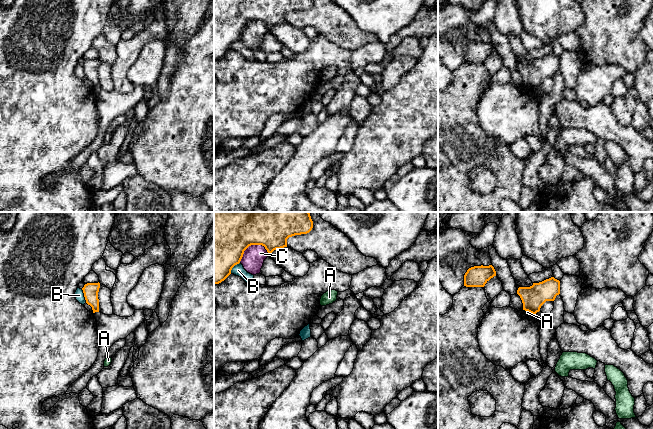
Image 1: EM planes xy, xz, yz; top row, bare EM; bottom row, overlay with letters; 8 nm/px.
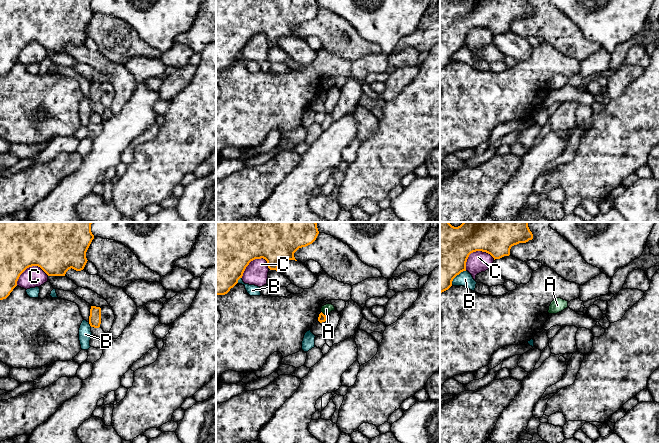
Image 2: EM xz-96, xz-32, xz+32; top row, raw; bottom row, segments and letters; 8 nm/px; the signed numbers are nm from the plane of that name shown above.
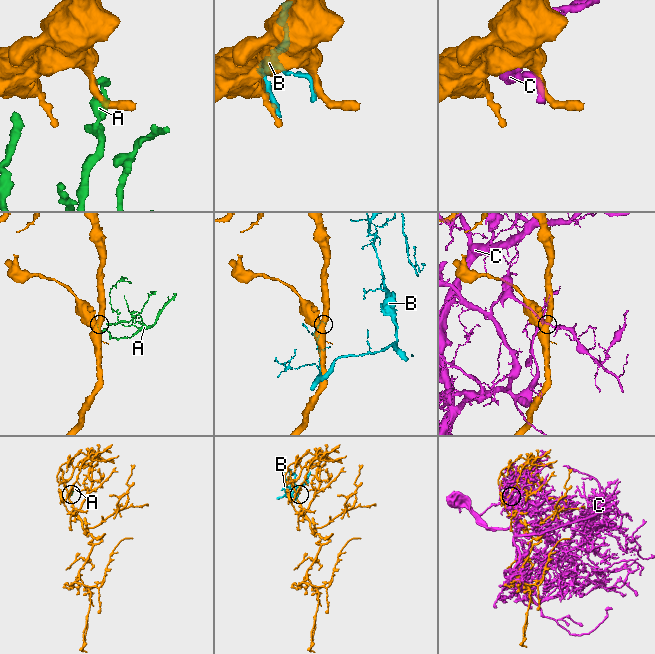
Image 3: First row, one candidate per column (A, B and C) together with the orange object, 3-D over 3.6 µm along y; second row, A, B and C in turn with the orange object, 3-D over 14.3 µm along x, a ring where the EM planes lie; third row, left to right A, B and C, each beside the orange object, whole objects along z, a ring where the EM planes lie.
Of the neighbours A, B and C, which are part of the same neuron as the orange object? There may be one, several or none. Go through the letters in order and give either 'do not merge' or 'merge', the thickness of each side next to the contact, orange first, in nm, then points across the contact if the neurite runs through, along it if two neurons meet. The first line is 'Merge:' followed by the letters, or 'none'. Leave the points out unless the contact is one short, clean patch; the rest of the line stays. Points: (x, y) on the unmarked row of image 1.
Merge: none
A: do not merge; calibres 190 and 20 nm; border yz (523, 85), (530, 88)
B: do not merge; calibres 120 and 80 nm
C: do not merge; calibres 360 and 180 nm

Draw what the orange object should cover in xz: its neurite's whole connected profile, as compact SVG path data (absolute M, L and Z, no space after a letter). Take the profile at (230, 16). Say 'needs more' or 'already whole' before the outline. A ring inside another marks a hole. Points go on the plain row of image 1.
already whole; M214 0L214 60L224 57L232 44L239 40L244 27L251 21L262 21L270 31L274 26L287 23L289 13L309 9L313 0Z

